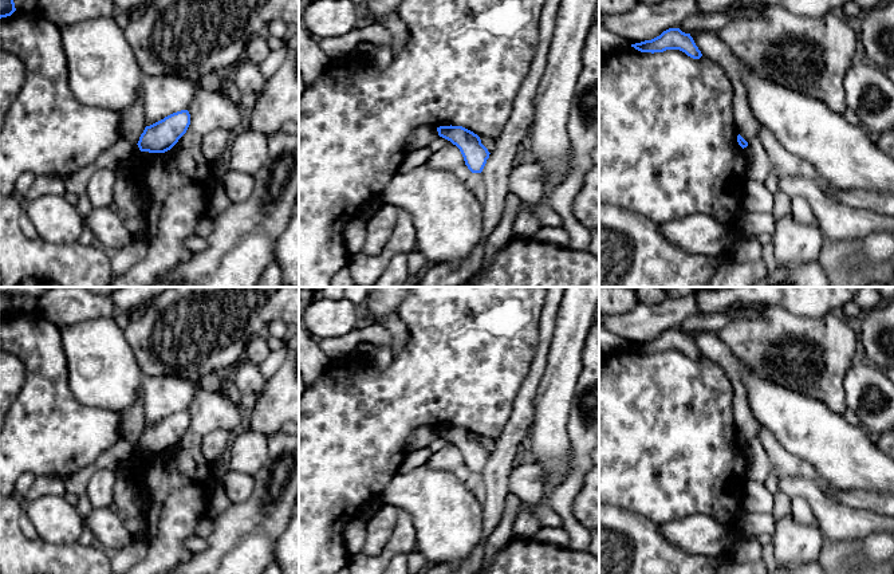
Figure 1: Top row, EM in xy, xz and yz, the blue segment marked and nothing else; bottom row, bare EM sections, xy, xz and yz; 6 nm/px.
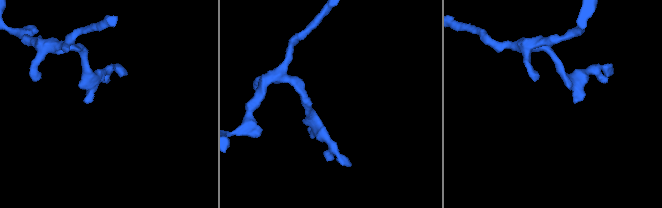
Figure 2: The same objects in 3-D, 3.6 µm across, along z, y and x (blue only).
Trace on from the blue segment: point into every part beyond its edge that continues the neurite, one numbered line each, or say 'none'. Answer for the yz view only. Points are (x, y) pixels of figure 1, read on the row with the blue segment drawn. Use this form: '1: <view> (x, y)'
none

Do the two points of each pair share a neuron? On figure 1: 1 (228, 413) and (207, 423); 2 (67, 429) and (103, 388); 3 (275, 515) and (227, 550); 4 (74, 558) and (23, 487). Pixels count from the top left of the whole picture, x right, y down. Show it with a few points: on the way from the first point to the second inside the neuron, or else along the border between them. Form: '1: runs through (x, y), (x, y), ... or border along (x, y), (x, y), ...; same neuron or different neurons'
1: runs through (223, 413), (216, 413), (212, 417); same neuron
2: border along (69, 381), (71, 393), (83, 404), (119, 413); different neurons
3: runs through (263, 518), (239, 541); same neuron
4: border along (15, 495), (20, 499); different neurons

